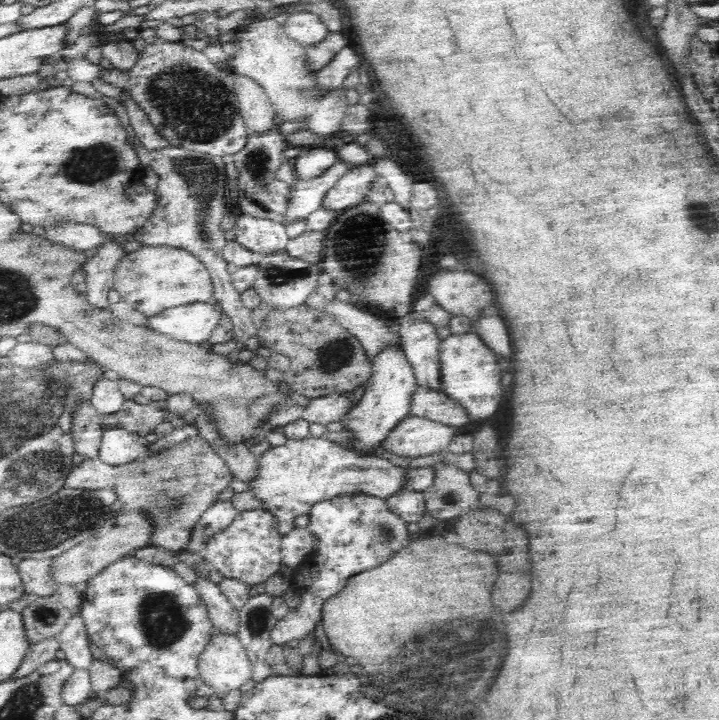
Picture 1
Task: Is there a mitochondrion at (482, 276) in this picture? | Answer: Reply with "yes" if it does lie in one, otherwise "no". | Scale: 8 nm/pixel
no

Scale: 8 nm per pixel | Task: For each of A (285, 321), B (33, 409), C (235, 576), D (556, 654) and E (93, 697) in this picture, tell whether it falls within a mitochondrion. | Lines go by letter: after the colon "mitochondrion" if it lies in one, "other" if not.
A: other
B: mitochondrion
C: other
D: other
E: other

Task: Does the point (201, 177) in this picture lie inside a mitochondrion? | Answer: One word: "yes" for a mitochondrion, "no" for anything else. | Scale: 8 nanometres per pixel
yes

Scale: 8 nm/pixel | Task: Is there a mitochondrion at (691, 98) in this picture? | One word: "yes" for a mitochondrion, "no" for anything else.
no

